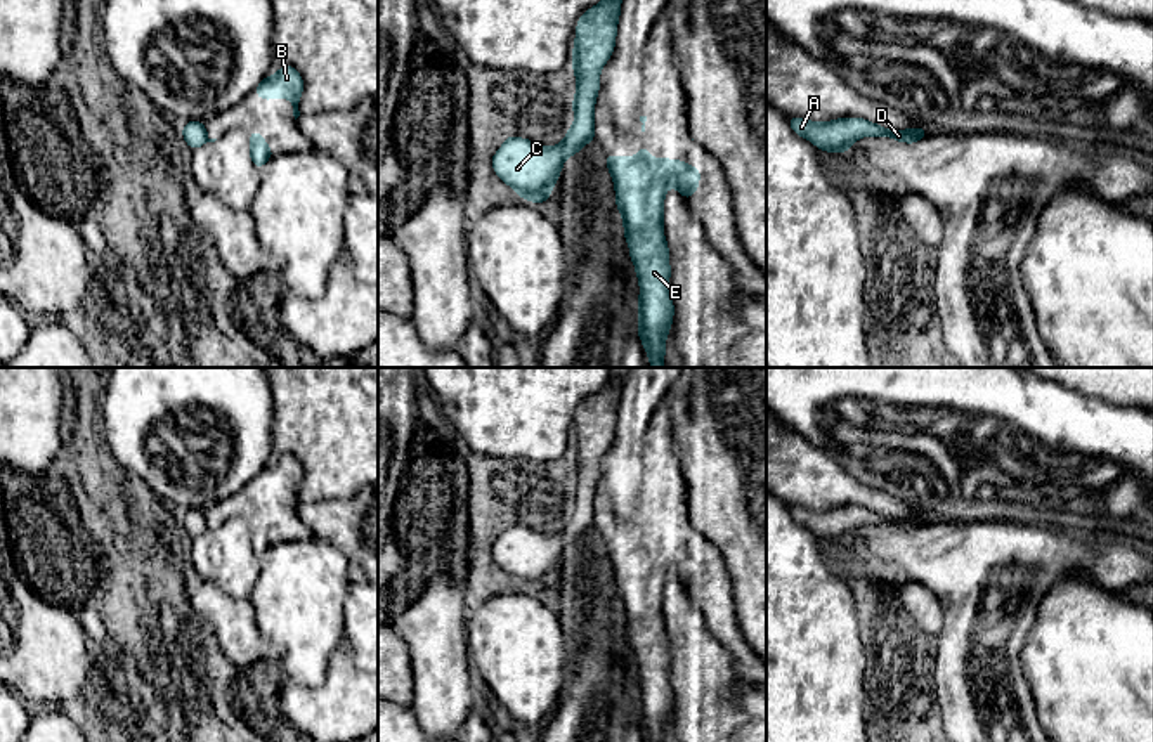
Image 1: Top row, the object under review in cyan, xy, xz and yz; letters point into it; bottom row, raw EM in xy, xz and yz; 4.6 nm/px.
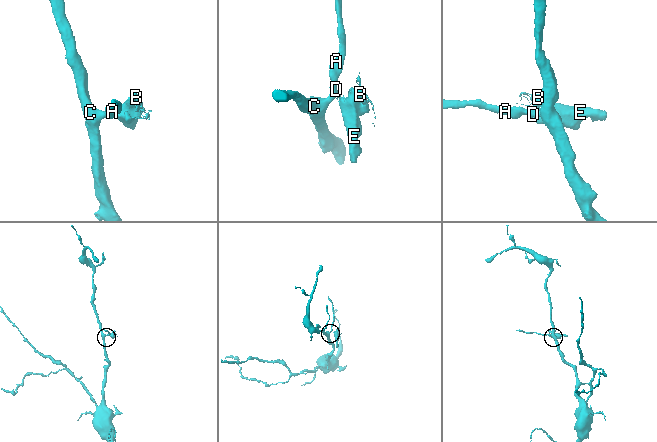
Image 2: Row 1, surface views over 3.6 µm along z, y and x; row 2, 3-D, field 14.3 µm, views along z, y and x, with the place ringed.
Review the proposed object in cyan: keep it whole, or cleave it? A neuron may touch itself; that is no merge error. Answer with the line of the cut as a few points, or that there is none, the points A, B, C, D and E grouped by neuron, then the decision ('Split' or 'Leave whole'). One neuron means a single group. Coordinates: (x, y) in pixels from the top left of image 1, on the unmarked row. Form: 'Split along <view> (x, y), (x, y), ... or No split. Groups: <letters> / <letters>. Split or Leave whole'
Split along xz (593, 519), (592, 527). Groups: A C D / B E. Split

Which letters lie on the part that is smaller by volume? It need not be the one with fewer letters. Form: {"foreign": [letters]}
{"foreign": ["B", "E"]}

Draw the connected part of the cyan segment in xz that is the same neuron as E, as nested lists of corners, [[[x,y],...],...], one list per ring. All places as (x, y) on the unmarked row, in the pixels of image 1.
[[[642,532],[636,544],[605,544],[624,612],[629,647],[640,671],[638,725],[647,742],[664,742],[673,713],[669,636],[664,617],[664,584],[674,574],[683,586],[699,576],[700,560],[681,548],[659,548]]]

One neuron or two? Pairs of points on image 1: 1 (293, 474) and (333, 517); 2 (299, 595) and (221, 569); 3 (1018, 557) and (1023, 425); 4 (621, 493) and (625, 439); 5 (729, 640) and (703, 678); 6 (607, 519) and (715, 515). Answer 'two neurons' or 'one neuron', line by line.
1: two neurons
2: two neurons
3: two neurons
4: one neuron
5: two neurons
6: two neurons

